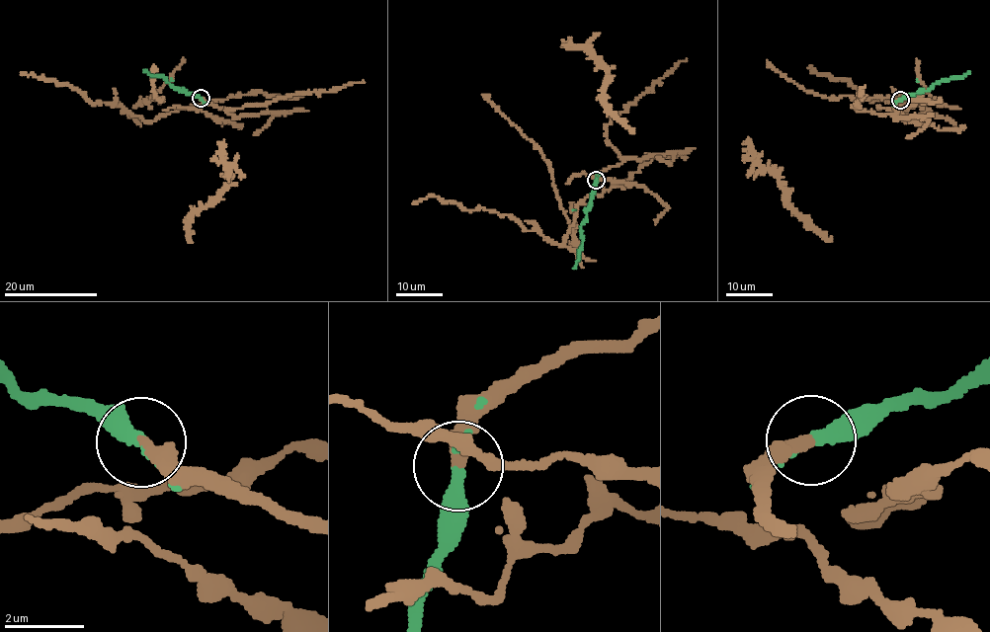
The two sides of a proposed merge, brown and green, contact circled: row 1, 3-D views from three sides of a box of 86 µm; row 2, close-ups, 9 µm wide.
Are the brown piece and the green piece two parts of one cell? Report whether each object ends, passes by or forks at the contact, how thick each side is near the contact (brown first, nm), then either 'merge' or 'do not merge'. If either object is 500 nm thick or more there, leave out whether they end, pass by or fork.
brown ends; green ends; calibres 320 and 320 nm; merge

